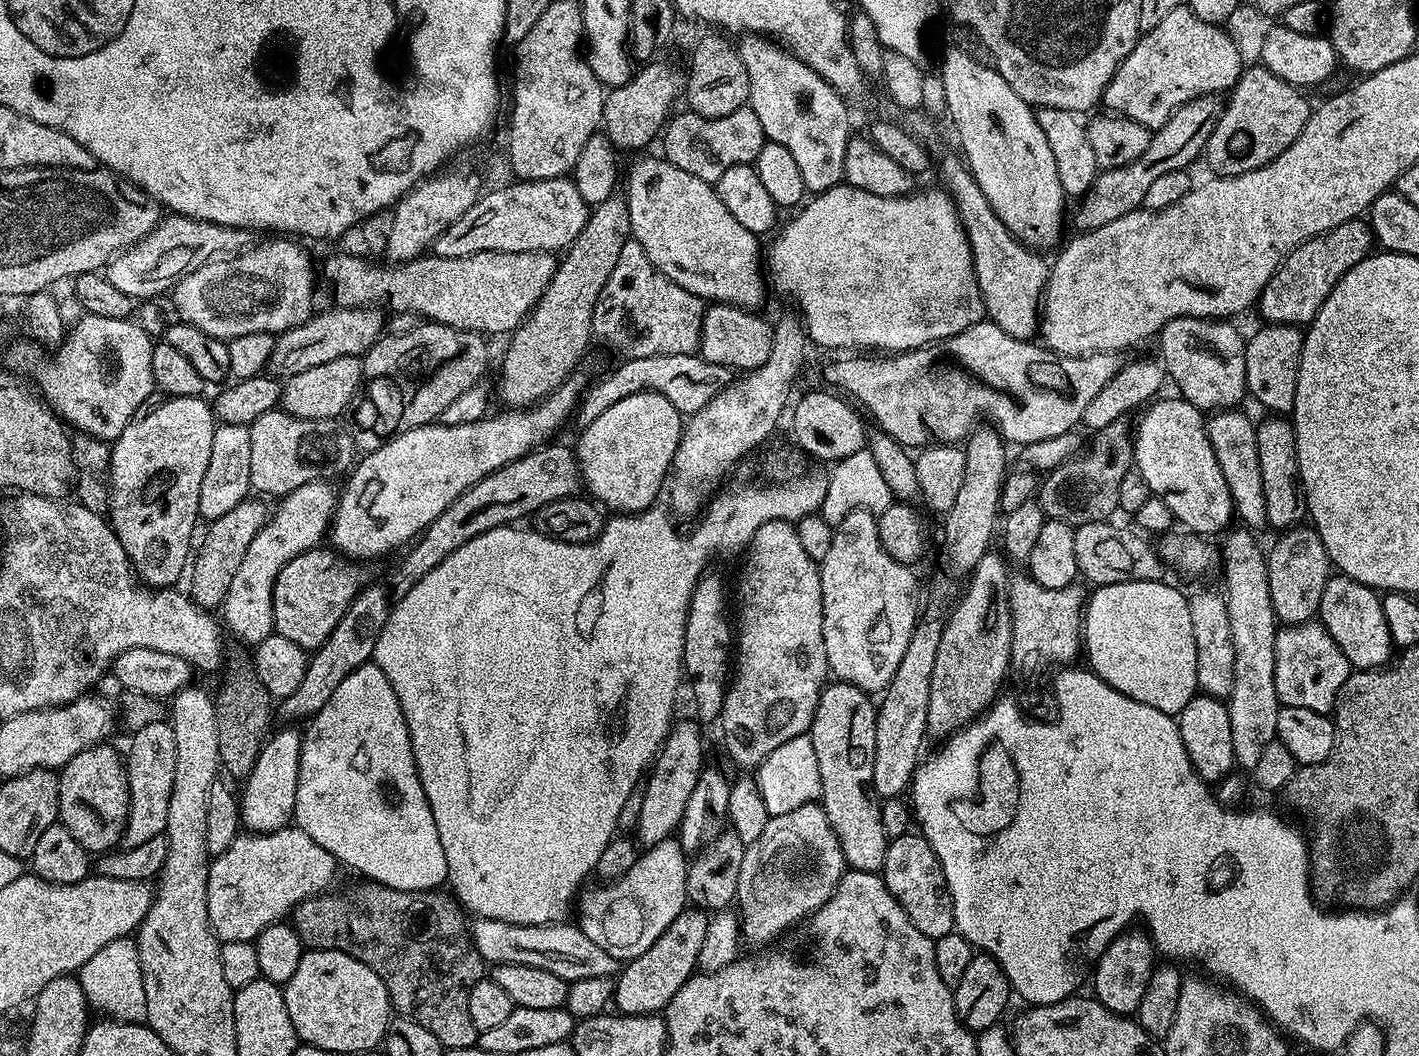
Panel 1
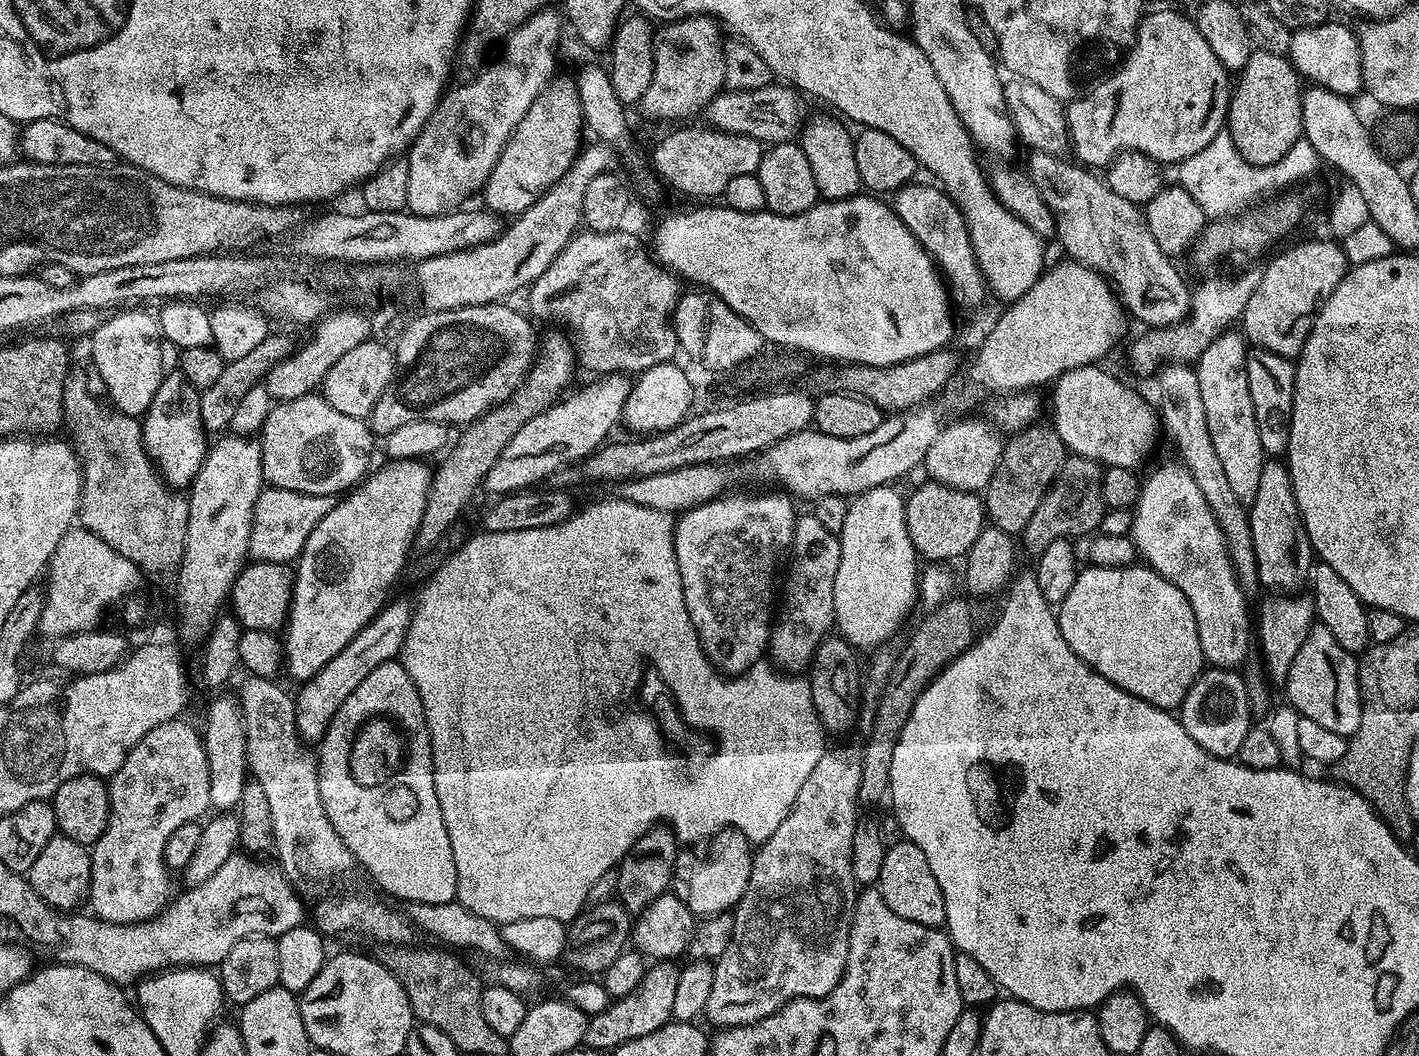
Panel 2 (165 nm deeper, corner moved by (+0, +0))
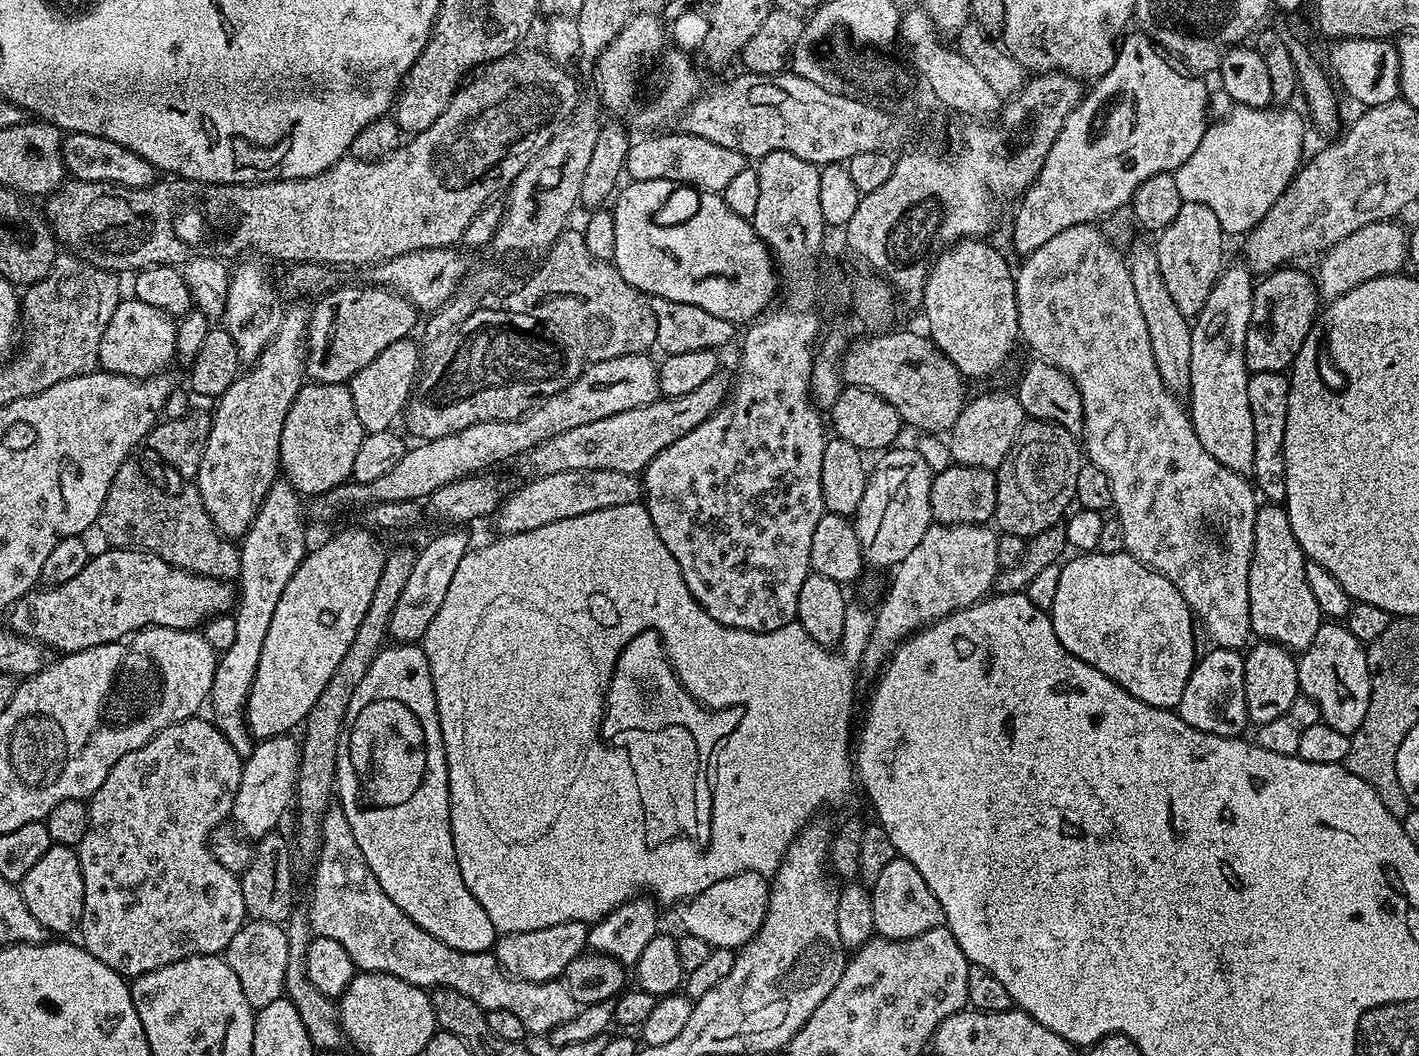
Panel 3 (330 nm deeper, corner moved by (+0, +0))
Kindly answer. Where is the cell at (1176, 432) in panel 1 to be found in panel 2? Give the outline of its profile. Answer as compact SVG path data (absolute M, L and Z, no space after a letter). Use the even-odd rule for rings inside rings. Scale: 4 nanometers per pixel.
M1099 363L1078 366L1074 370L1066 370L1051 385L1052 420L1058 438L1062 438L1065 449L1073 456L1096 461L1109 468L1139 469L1139 464L1148 456L1148 451L1156 444L1156 428L1158 432L1158 416L1151 404L1143 395L1131 392L1116 377L1100 369Z

